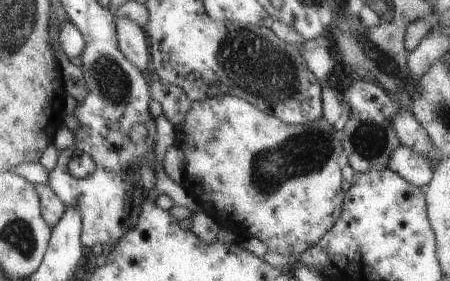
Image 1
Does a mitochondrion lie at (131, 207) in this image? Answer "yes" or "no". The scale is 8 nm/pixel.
no

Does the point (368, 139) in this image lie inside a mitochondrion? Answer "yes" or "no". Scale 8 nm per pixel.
yes

